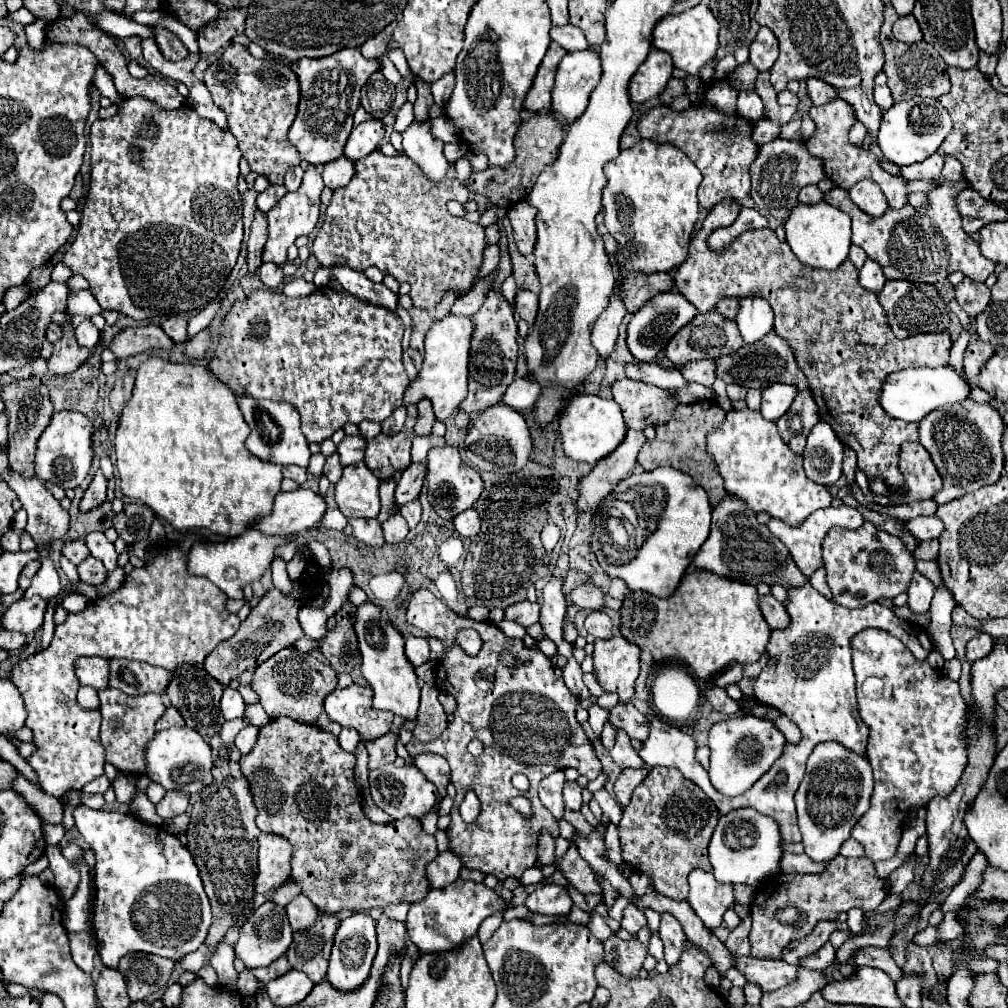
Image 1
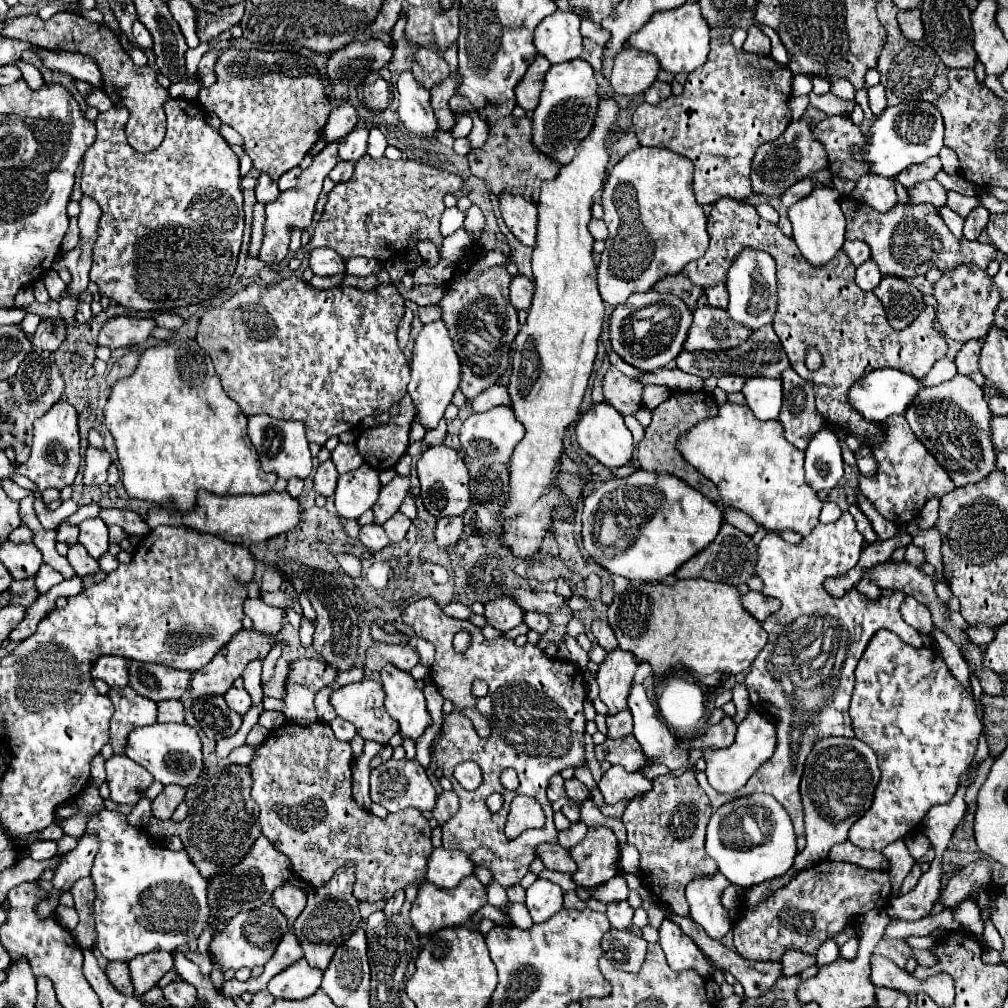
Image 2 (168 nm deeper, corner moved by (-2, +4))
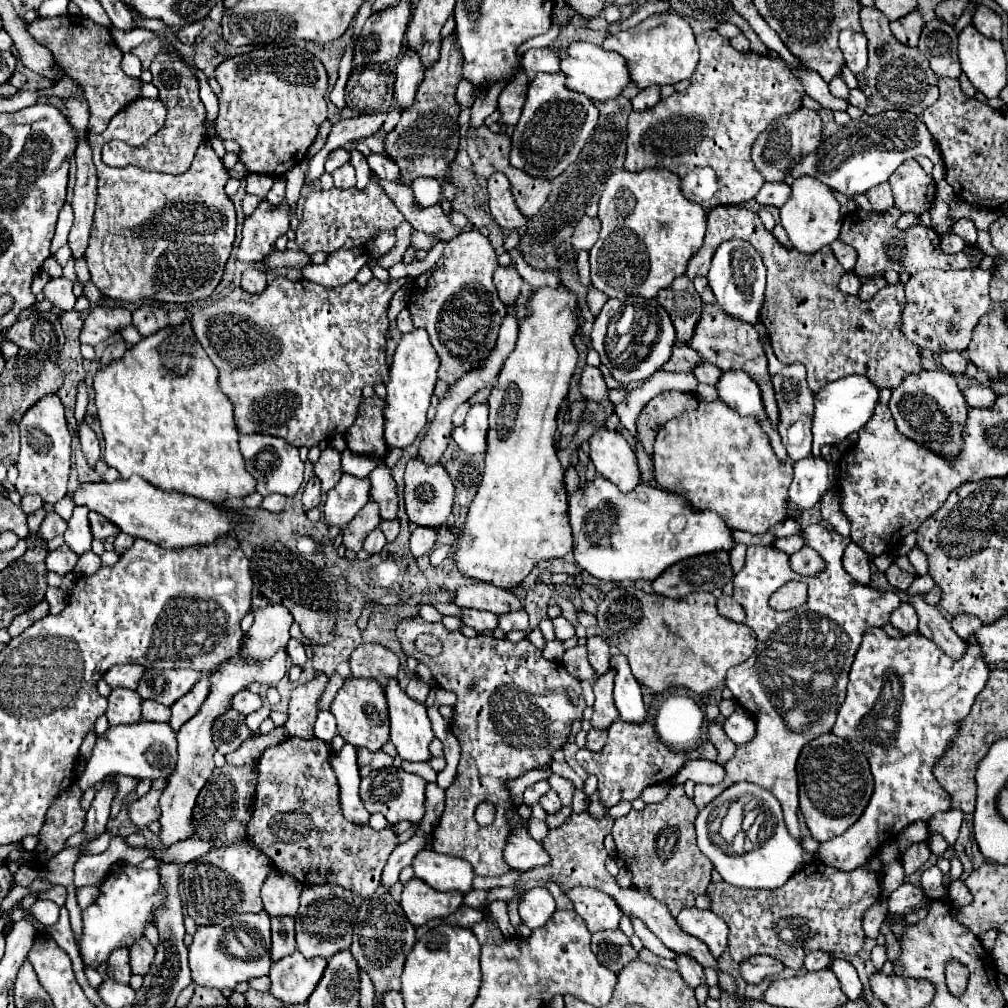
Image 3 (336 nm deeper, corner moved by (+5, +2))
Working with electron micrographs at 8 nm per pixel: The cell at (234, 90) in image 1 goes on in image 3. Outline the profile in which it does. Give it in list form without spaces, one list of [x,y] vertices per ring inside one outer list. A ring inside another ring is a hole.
[[[298,46],[252,50],[224,60],[216,68],[216,80],[222,86],[216,130],[224,140],[236,140],[242,146],[240,162],[250,172],[280,176],[304,160],[318,134],[318,126],[326,120],[324,94],[328,90],[328,72],[314,54]]]

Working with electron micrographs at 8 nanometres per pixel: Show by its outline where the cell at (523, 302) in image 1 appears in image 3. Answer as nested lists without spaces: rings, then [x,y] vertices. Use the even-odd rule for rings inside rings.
[[[498,266],[494,270],[494,284],[498,288],[498,294],[500,294],[500,300],[510,306],[514,304],[514,300],[520,296],[520,286],[522,286],[522,278],[520,274],[516,272],[514,266]]]

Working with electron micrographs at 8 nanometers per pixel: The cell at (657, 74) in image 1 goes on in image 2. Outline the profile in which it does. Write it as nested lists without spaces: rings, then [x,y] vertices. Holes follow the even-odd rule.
[[[629,48],[615,58],[611,86],[617,94],[623,96],[643,94],[647,88],[653,86],[659,70],[661,66],[657,64],[657,58],[651,52]]]

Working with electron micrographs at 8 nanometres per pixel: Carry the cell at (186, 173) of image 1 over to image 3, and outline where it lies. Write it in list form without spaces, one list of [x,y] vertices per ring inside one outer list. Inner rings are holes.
[[[160,98],[138,100],[120,110],[108,124],[102,134],[90,134],[90,146],[94,152],[94,164],[98,168],[98,198],[94,212],[94,226],[90,230],[90,244],[84,254],[88,262],[88,270],[92,274],[92,282],[98,290],[114,300],[140,302],[140,300],[156,300],[156,302],[192,302],[208,298],[224,274],[224,264],[230,256],[236,228],[236,212],[230,198],[224,194],[224,186],[228,182],[228,170],[222,160],[212,150],[210,142],[200,144],[190,170],[180,176],[146,172],[138,166],[112,168],[106,166],[100,158],[100,150],[110,140],[122,140],[128,146],[142,146],[146,140],[156,134],[166,120],[166,108]]]

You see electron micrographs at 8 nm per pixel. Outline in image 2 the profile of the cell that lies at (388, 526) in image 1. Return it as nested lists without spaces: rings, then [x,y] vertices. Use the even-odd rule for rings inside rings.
[[[397,512],[395,516],[391,516],[383,524],[383,528],[385,528],[385,532],[387,532],[387,536],[389,536],[391,542],[401,542],[405,538],[409,526],[411,526],[411,520],[407,516],[401,516],[401,512]]]

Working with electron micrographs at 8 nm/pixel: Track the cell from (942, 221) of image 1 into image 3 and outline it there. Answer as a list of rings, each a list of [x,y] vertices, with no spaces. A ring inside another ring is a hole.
[[[858,208],[844,216],[840,240],[850,244],[858,252],[854,274],[858,274],[860,278],[874,278],[874,276],[880,276],[888,268],[892,268],[896,272],[908,272],[908,274],[914,274],[914,272],[920,272],[926,268],[962,270],[962,268],[978,266],[978,262],[984,256],[984,252],[976,250],[974,246],[968,246],[960,254],[952,254],[952,256],[944,254],[940,250],[940,236],[934,230],[924,228],[922,224],[912,226],[908,230],[898,230],[894,226],[894,222],[898,218],[900,218],[900,210],[896,210],[896,208],[890,208],[888,212],[880,212],[880,214]]]

